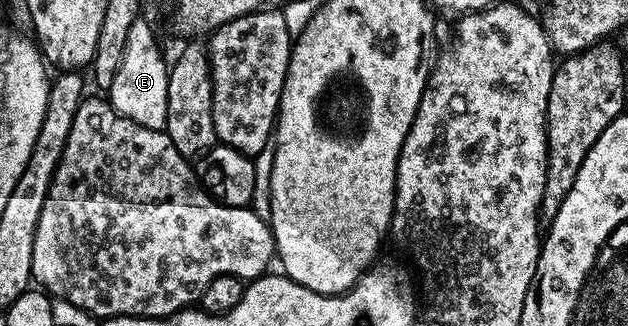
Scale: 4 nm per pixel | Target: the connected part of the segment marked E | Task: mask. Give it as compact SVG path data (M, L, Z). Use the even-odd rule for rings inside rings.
M138 19L131 23L131 31L127 35L127 47L123 47L123 59L115 71L115 79L108 87L107 100L119 115L131 119L137 125L142 125L148 129L164 130L167 123L167 83L169 82L170 66L165 65L161 58L161 49L157 46L157 37L153 34L151 26L145 19Z

